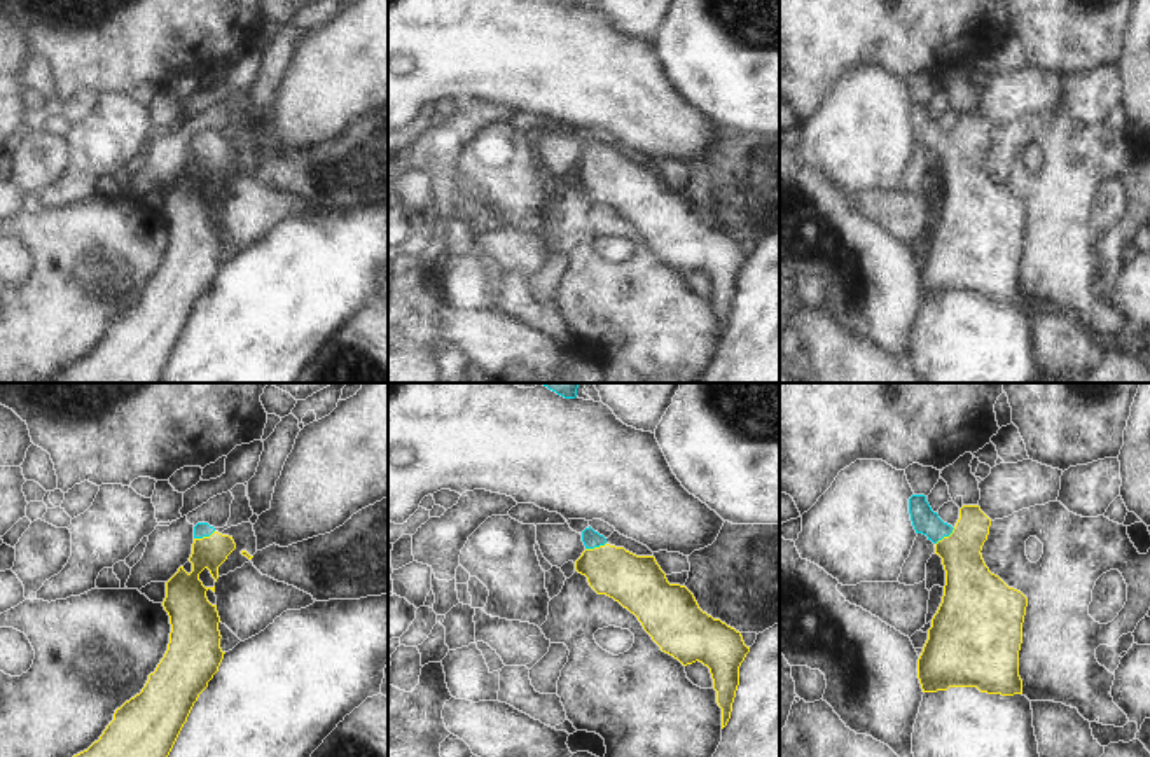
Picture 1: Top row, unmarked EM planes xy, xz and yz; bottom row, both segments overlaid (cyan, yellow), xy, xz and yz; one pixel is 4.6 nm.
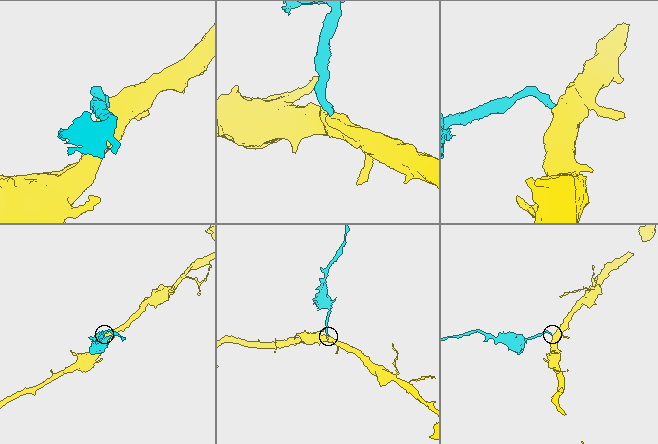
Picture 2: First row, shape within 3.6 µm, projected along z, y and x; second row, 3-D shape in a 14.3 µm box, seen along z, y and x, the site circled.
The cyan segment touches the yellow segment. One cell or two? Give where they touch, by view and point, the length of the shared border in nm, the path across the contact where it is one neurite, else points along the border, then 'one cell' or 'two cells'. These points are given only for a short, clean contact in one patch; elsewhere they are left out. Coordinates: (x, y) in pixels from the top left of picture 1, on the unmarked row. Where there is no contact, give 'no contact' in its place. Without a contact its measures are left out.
yz (944, 144) | 120 nm | across yz (925, 130), (944, 144), (960, 159), (969, 191) | one cell

